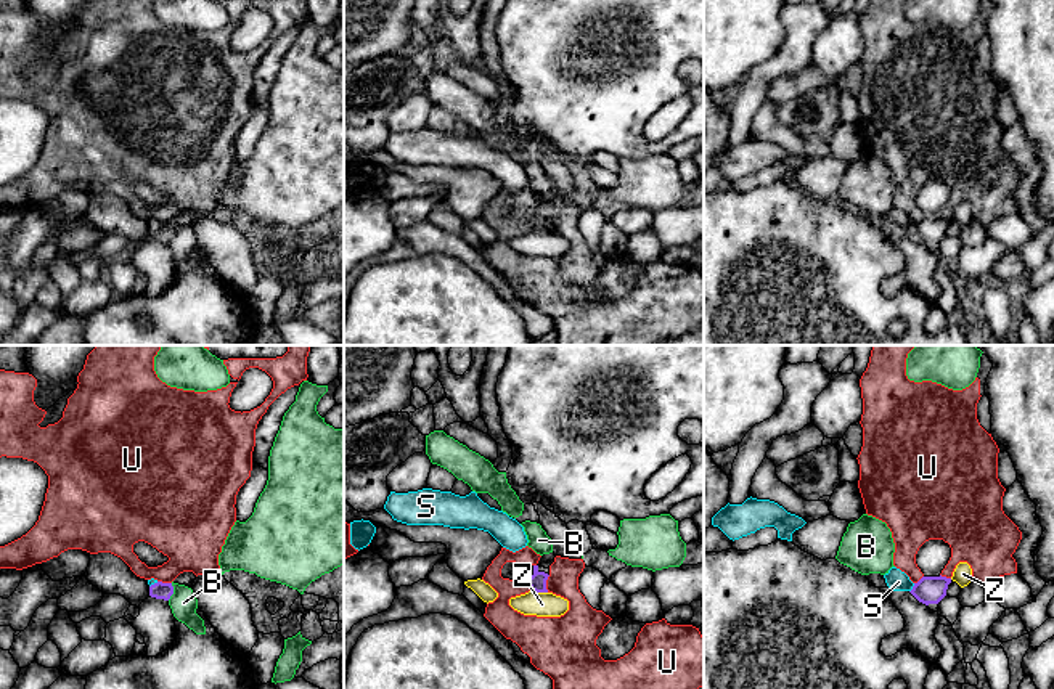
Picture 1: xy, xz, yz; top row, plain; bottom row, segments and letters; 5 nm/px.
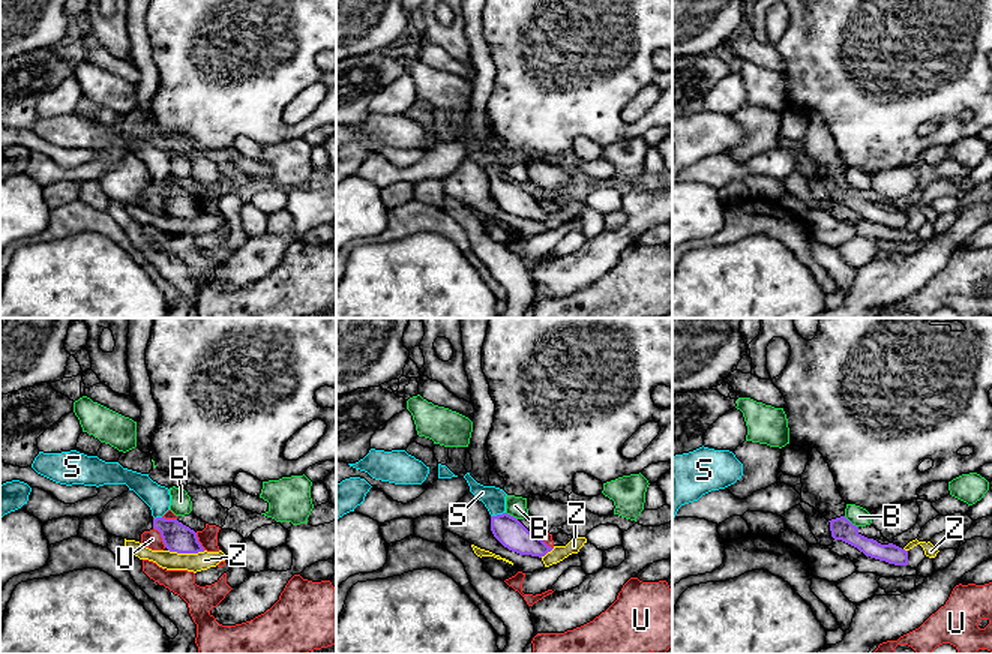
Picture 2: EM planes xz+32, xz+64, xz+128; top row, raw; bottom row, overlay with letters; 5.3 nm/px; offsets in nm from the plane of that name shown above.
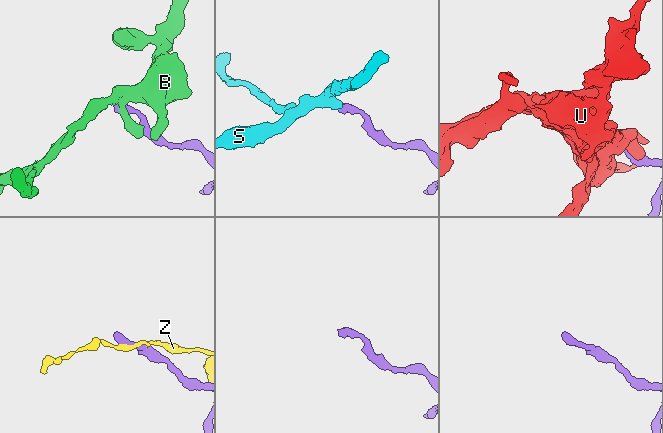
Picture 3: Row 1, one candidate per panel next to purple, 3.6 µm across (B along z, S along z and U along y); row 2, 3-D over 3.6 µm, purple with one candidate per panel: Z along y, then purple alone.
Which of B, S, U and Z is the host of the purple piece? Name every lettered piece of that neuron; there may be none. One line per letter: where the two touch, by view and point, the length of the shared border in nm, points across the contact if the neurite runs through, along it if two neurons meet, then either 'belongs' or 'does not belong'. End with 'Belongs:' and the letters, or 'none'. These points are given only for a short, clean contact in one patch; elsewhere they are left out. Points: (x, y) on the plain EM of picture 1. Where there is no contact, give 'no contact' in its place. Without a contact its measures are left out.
B: meets purple in xy at (172, 232); contact 90 nm long; border along xy (172, 224), (172, 233), (167, 240); does not belong
S: meets purple in yz at (913, 228); contact 50 nm long; runs through yz (929, 230), (913, 228), (897, 220); belongs
U: meets purple in xz at (545, 224); contact 90 nm long; does not belong
Z: meets purple in xz at (539, 232); contact 90 nm long; border along xz (531, 230), (547, 233); does not belong
Belongs: S

